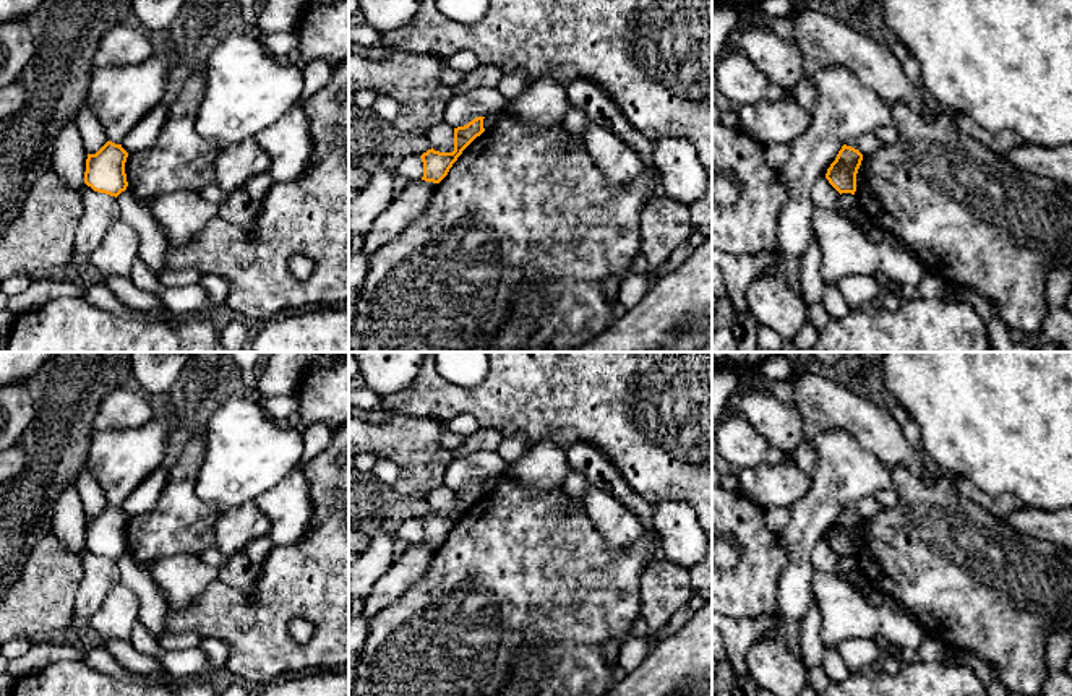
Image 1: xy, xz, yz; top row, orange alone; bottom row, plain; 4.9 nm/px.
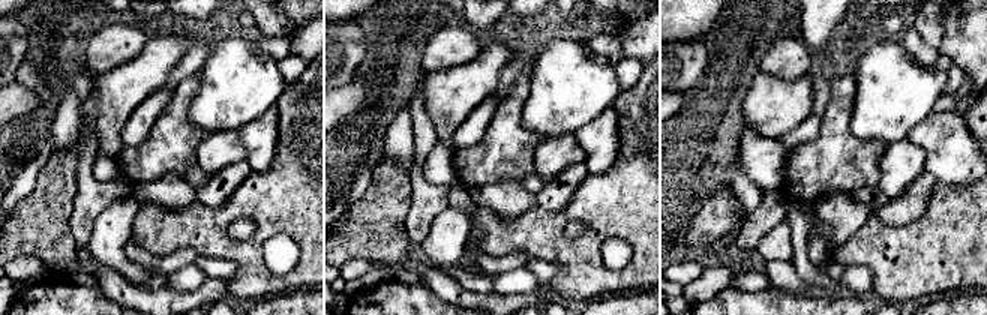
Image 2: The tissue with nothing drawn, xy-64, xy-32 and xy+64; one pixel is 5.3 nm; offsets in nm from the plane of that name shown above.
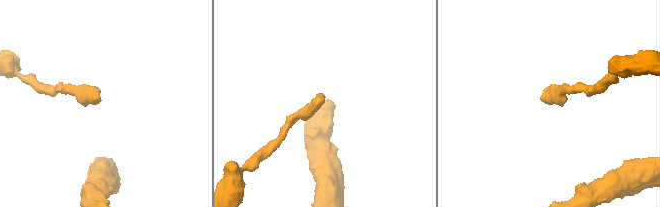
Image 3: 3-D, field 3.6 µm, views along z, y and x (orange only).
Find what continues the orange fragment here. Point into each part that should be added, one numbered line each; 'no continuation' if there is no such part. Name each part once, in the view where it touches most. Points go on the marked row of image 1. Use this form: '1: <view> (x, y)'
no continuation

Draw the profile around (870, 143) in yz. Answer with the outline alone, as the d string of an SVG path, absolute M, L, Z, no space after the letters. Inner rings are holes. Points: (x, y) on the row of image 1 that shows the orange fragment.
M876 133L860 135L855 140L847 141L845 144L858 149L863 156L871 156L884 146Z

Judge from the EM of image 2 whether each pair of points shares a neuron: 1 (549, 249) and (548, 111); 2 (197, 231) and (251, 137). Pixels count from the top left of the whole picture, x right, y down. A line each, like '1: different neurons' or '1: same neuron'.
1: different neurons
2: different neurons

